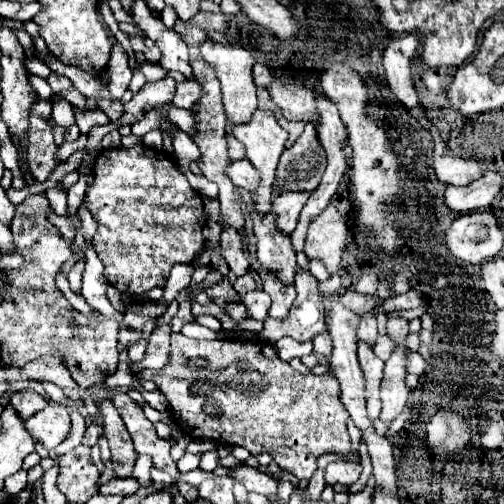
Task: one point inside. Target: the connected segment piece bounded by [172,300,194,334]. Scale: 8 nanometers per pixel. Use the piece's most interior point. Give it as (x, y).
(184, 315)

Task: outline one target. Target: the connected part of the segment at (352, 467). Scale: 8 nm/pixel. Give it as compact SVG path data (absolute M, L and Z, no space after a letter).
M334 462L326 466L326 482L328 484L354 484L360 478L362 466L352 462Z

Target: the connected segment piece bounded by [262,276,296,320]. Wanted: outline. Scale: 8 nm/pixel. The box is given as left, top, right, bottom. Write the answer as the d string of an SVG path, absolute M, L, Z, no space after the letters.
M262 276L262 282L264 282L264 292L270 294L272 298L272 306L268 310L268 316L272 318L286 318L292 304L294 304L294 298L296 298L296 290L294 286L292 288L284 288L284 284L280 284L278 280L272 280L272 276Z

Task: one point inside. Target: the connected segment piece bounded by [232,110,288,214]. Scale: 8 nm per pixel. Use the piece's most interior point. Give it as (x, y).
(263, 139)

